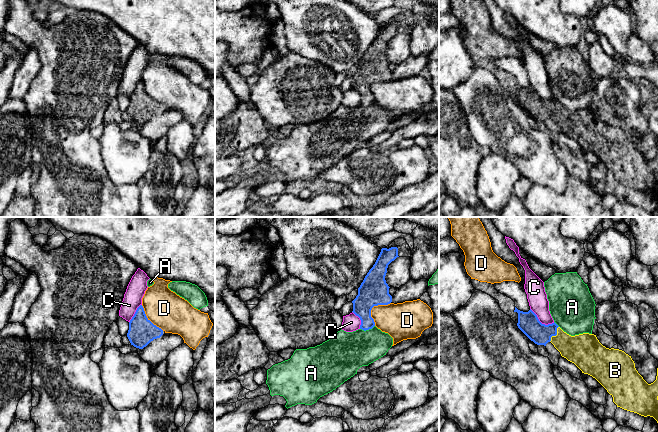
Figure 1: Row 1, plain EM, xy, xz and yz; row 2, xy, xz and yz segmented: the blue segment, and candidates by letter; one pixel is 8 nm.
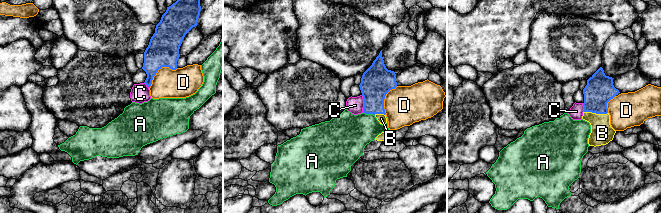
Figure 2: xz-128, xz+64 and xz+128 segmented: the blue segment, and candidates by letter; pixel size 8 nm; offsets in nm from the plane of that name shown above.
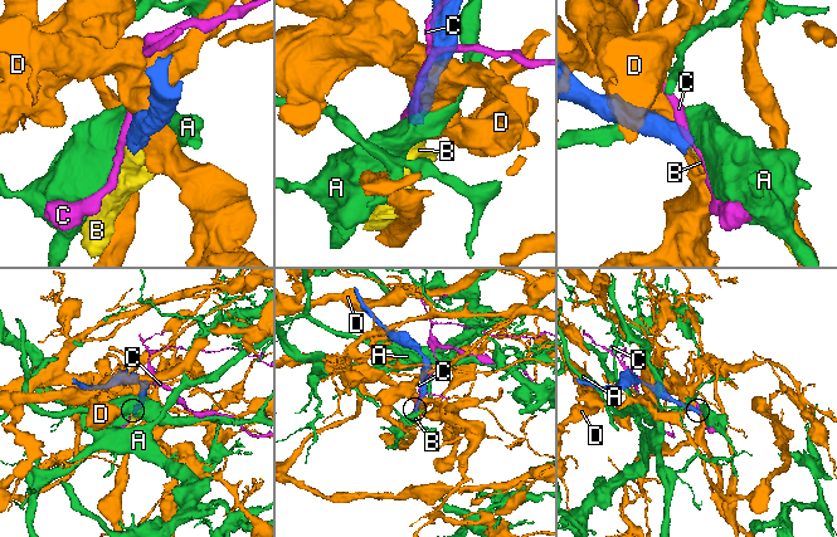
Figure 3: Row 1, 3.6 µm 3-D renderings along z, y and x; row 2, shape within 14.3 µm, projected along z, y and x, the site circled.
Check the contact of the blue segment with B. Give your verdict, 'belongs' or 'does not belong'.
belongs

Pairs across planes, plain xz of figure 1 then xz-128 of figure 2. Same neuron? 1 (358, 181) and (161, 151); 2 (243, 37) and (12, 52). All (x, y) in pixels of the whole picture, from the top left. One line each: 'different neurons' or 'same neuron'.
1: different neurons
2: different neurons

